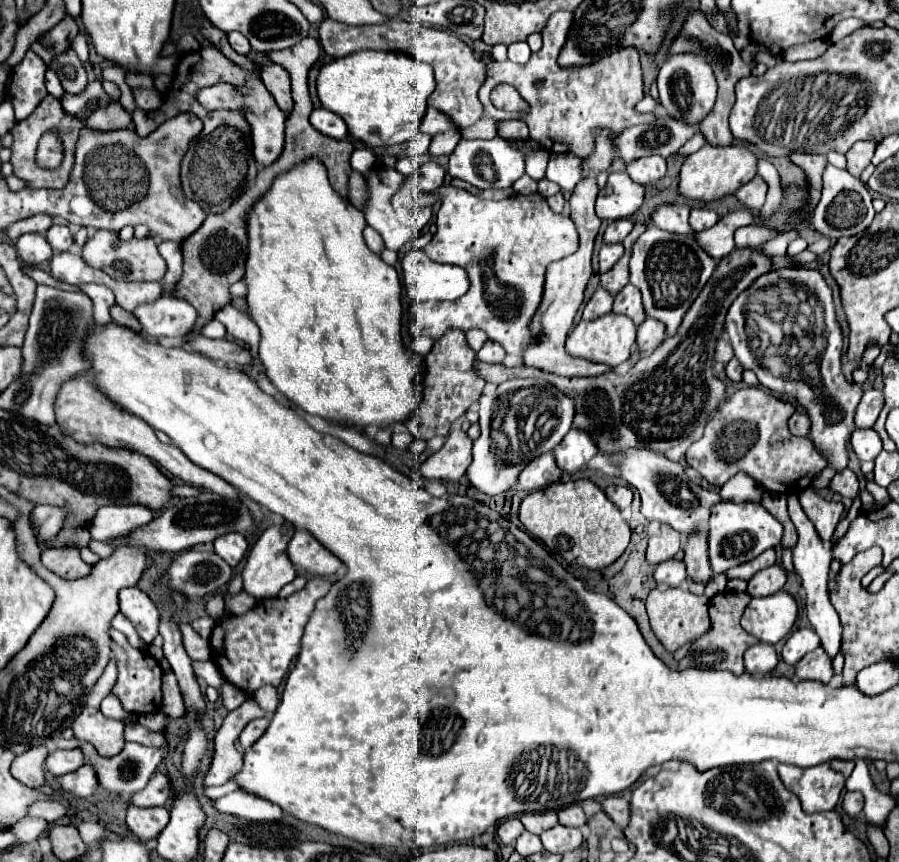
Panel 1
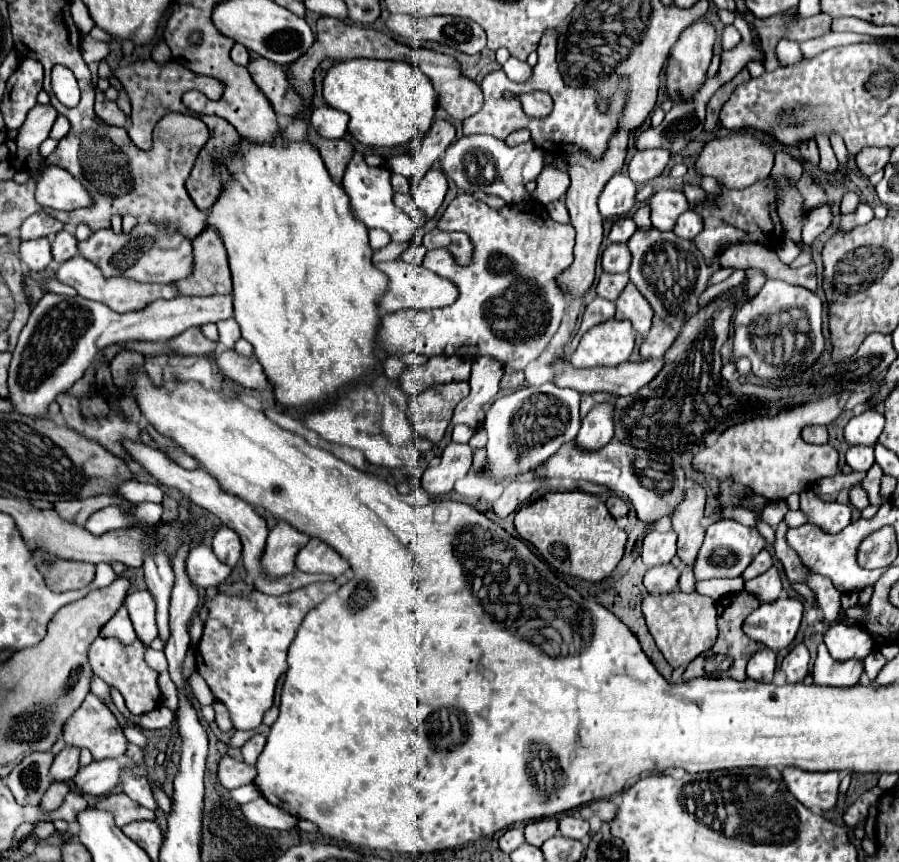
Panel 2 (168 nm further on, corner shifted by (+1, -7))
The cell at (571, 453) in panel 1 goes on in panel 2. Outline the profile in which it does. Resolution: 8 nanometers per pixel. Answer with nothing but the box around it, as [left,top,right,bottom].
[576,403,614,451]

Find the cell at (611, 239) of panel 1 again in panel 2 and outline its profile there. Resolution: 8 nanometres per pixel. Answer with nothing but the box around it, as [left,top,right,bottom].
[608,217,636,243]

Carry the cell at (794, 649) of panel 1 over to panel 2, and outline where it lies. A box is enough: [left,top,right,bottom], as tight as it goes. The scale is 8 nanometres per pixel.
[782,643,810,683]

